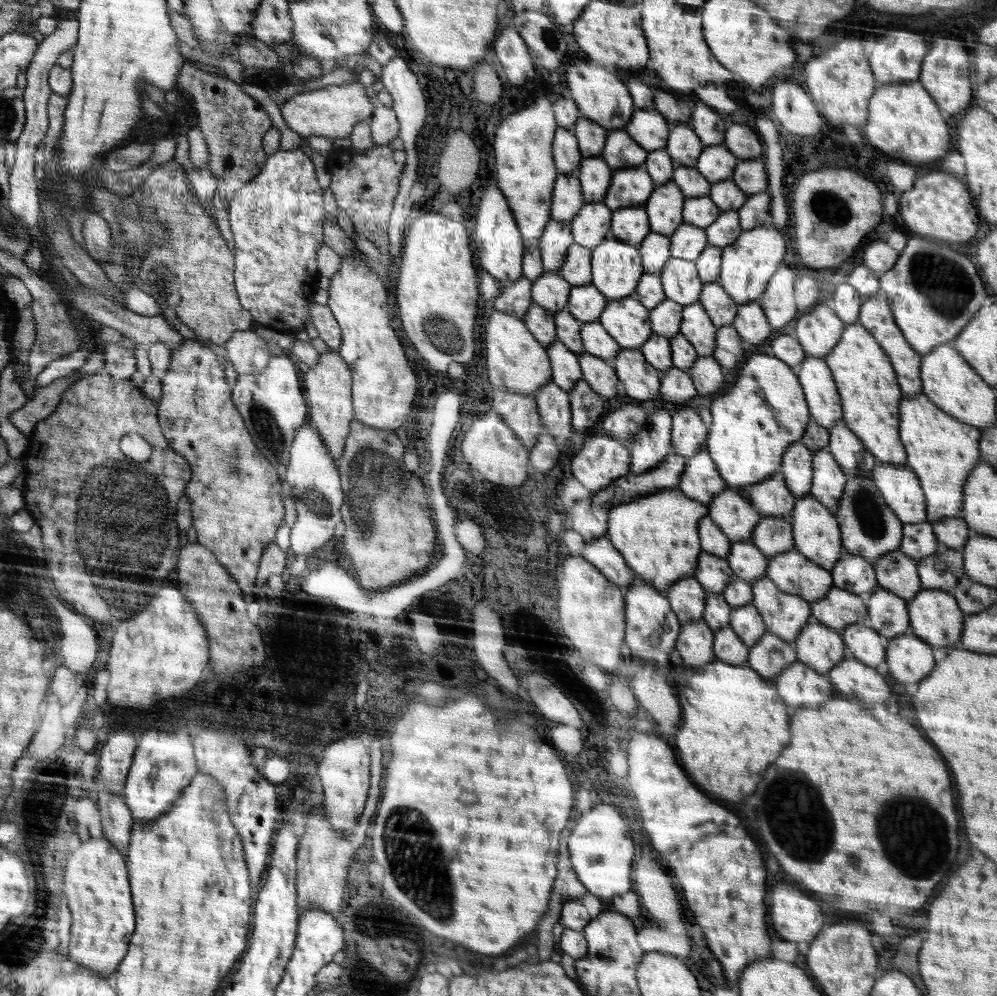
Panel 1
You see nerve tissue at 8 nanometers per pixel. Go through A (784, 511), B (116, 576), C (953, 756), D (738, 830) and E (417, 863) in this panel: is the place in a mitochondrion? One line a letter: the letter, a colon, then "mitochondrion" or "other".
A: other
B: mitochondrion
C: other
D: other
E: mitochondrion

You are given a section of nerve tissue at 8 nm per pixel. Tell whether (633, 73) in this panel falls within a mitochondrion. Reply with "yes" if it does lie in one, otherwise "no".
no

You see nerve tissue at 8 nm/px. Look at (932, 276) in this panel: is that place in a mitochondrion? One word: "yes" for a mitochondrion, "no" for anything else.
yes

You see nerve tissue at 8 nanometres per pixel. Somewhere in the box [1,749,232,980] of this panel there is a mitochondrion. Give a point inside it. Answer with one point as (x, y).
(37, 789)

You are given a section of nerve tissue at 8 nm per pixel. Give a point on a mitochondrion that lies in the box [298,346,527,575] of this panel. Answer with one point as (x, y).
(367, 465)

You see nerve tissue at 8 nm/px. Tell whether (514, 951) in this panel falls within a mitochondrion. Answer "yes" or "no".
no

